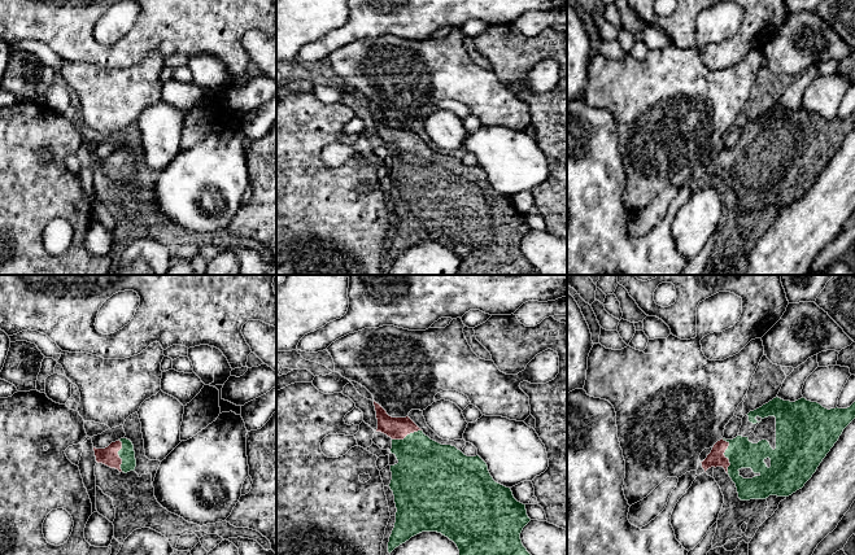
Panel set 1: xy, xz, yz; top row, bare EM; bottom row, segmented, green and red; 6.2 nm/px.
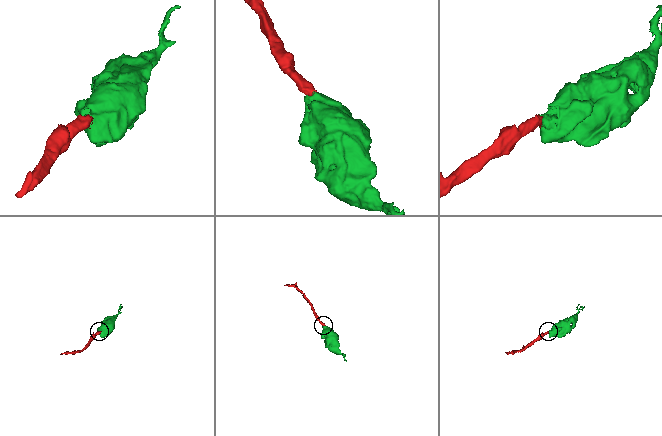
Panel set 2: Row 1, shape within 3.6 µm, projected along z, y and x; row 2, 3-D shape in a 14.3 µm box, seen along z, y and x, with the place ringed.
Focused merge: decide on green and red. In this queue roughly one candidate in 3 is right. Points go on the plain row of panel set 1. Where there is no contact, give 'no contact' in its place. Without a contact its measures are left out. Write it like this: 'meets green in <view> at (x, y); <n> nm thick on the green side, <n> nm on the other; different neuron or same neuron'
meets green in yz at (724, 164); 180 nm thick on the green side, 110 nm on the other; same neuron

